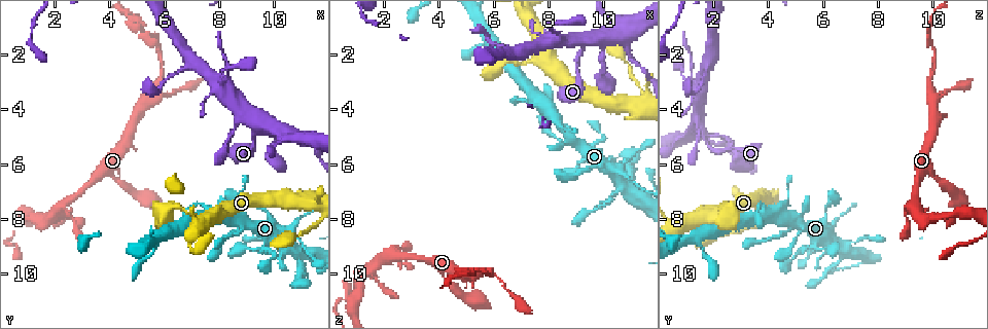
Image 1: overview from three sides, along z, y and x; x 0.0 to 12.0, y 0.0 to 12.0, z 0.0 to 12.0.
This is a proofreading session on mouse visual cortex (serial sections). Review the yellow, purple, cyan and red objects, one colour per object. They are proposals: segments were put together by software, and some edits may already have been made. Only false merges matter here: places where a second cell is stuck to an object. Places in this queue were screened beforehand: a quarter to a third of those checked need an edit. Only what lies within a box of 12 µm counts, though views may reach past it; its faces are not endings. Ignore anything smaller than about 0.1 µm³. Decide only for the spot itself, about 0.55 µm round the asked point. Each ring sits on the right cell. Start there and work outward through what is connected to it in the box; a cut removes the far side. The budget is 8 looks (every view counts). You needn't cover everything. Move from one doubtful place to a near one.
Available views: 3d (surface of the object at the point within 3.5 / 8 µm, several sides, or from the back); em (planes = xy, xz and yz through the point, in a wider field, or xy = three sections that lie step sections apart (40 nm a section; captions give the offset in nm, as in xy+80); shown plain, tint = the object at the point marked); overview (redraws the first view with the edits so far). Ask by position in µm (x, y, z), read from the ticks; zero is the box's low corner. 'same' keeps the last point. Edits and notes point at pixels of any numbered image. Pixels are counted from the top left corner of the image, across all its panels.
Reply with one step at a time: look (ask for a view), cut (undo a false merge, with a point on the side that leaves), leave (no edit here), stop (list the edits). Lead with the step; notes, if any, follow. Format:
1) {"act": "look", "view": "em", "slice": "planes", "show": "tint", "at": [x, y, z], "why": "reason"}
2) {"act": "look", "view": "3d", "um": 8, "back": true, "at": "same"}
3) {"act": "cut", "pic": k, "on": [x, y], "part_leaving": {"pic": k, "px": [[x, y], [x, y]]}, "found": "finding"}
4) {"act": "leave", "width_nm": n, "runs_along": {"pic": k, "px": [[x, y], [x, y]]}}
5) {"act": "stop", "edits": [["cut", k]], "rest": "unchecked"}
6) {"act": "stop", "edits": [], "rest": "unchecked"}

{"act": "look", "view": "3d", "um": 3.5, "at": [10.5, 4.9, 1.1], "why": "sharp bend"}

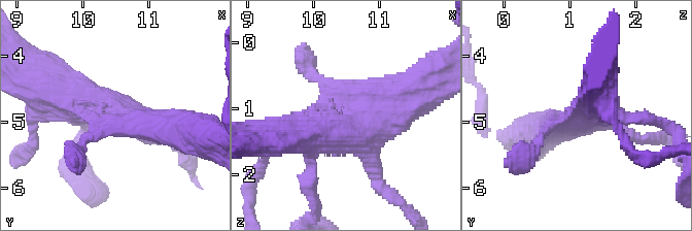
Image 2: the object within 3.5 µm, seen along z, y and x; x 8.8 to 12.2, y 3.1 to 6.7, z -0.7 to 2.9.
{"act": "look", "view": "em", "slice": "planes", "show": "tint", "at": [10.45, 5.00, 1.15], "why": "need the tissue"}

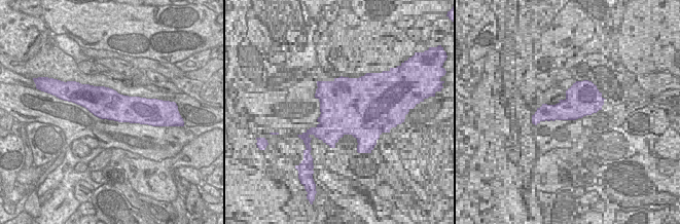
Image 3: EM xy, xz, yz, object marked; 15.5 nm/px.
{"act": "look", "view": "em", "slice": "xy", "step": 3, "show": "tint", "at": "same"}

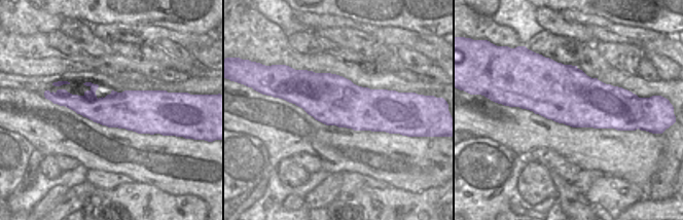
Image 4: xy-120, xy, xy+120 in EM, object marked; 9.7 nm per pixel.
{"act": "leave", "width_nm": 500, "runs_along": {"pic": 2, "px": [[269, 139], [354, 133], [395, 97]]}, "found": "all the same cell"}

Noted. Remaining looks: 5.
{"act": "look", "view": "em", "slice": "xy", "step": 1, "show": "tint", "at": [10.7, 8.9, 6.7]}

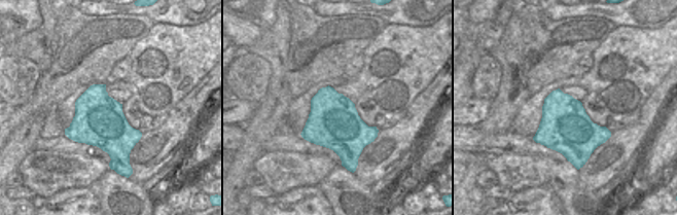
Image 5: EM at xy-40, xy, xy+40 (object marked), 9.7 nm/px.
{"act": "look", "view": "3d", "um": 3.5, "at": "same"}

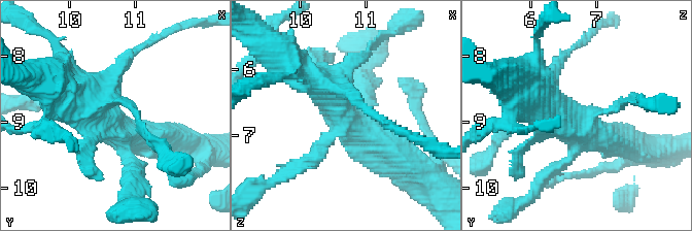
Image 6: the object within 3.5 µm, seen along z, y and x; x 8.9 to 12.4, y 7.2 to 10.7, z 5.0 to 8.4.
{"act": "leave", "width_nm": 500, "runs_along": {"pic": 6, "px": [[300, 75], [391, 150]]}, "found": "one cell here"}

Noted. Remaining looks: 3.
{"act": "look", "view": "3d", "um": 3.5, "at": [5.9, 2.8, 10.0]}

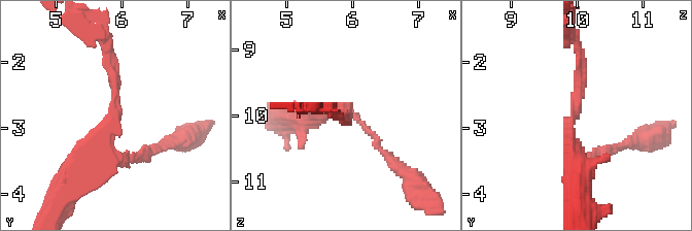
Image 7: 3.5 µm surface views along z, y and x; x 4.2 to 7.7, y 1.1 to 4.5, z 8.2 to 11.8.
{"act": "look", "view": "em", "slice": "xy", "step": 2, "show": "tint", "at": [5.90, 2.80, 9.95], "arm_widths_nm": [150, 350]}

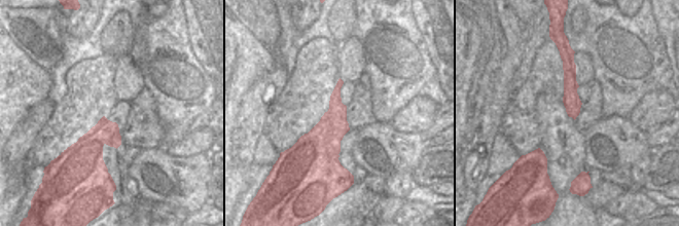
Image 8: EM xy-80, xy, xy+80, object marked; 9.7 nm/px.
{"act": "leave", "runs_along": {"pic": 8, "px": [[566, 61], [574, 114]]}, "found": "one cell here"}

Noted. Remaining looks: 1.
{"act": "stop", "edits": [], "rest": "unchecked"}

